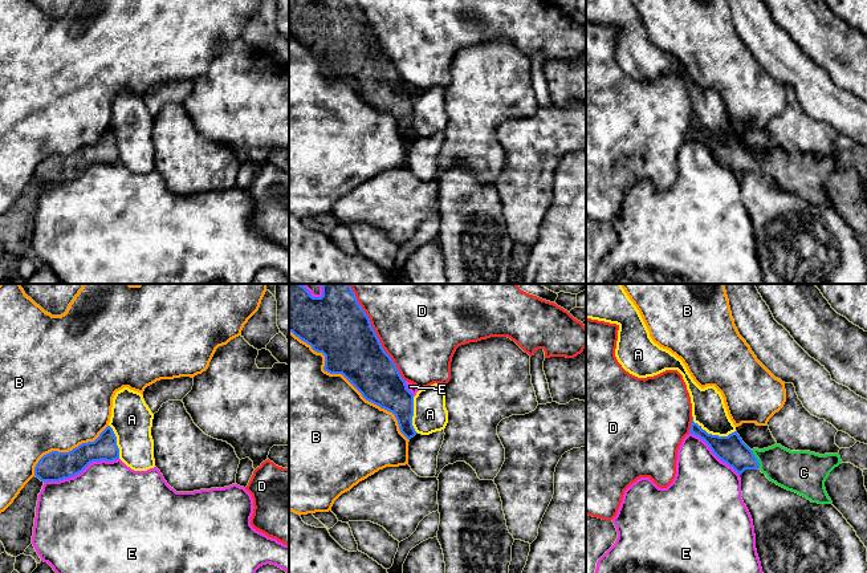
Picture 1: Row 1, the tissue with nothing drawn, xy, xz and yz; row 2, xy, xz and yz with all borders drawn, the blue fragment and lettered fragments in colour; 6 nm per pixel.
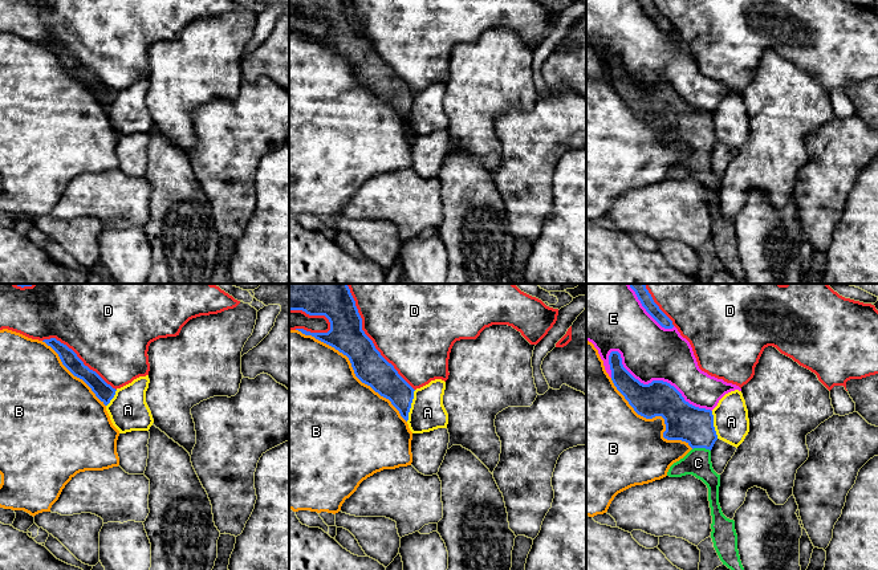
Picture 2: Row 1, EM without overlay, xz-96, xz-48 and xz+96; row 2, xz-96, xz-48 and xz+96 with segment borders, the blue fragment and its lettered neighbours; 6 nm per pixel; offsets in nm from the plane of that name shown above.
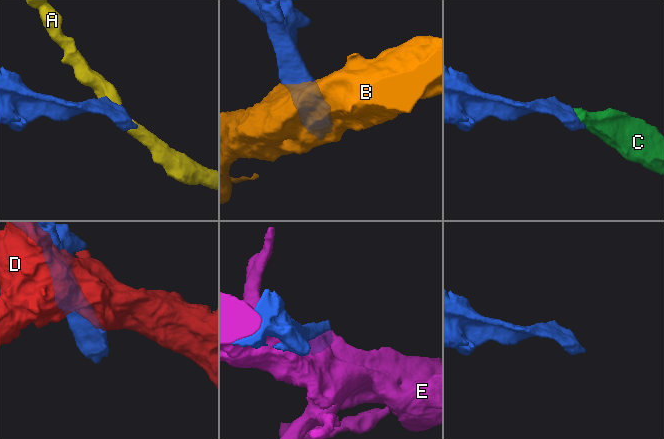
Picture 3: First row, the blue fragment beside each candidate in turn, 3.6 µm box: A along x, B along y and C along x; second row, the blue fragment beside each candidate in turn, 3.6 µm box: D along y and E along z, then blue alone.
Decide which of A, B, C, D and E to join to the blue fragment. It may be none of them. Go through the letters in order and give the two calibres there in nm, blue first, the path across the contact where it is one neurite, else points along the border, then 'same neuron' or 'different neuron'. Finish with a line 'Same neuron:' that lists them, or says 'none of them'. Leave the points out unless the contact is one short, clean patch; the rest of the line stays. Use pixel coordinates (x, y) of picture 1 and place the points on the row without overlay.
A: 170 nm thick on the blue side, 200 nm on the other; border along yz (692, 118), (692, 122), (708, 135), (728, 138), (735, 134); different neuron
B: 340 nm thick on the blue side, 480 nm on the other; different neuron
C: 170 nm thick on the blue side, 240 nm on the other; runs through yz (731, 153), (740, 161), (756, 162), (773, 163), (794, 174); same neuron
D: 360 nm thick on the blue side, 440 nm on the other; different neuron
E: 180 nm thick on the blue side, 500 nm on the other; different neuron
Same neuron: C

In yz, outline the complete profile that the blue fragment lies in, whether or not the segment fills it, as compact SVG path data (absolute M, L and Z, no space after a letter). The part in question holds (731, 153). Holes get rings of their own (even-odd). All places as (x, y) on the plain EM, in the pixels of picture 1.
M693 119L689 137L703 142L712 155L738 178L745 172L760 171L770 184L811 206L833 207L825 184L830 175L842 167L839 155L819 158L810 154L790 154L781 147L750 153L737 134L728 139L712 138L695 126Z

